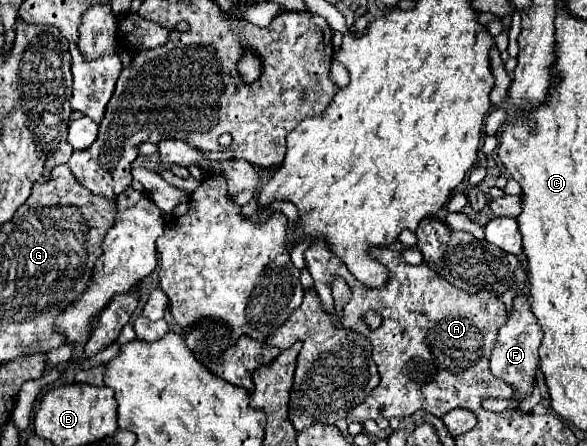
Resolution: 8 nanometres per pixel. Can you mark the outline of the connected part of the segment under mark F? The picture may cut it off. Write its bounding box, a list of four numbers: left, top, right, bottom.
[490,293,542,401]

